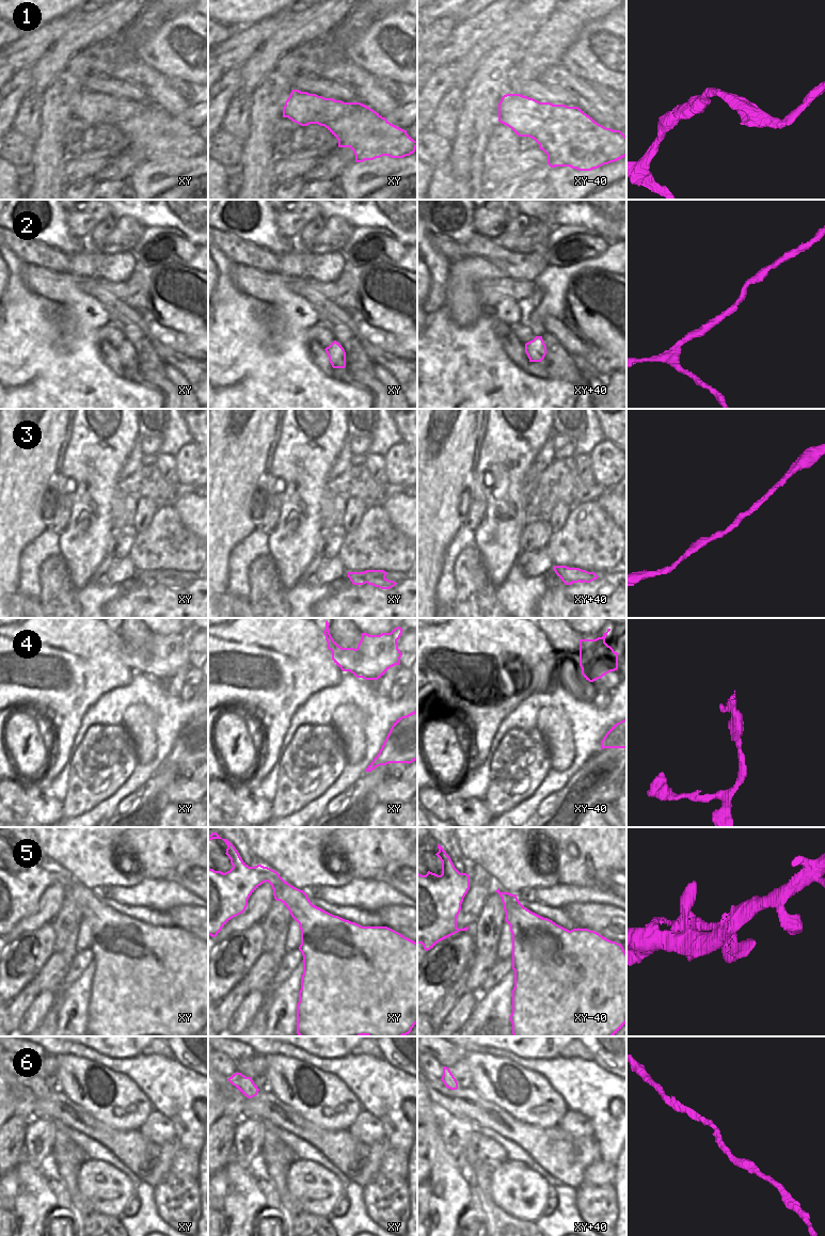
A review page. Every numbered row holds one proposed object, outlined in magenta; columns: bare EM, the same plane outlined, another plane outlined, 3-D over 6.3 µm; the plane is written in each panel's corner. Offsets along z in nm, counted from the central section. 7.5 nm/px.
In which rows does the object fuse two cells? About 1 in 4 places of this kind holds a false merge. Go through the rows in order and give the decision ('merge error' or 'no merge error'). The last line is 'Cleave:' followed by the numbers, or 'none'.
1: no merge error
2: no merge error
3: no merge error
4: merge error
5: no merge error
6: no merge error
Cleave: 4

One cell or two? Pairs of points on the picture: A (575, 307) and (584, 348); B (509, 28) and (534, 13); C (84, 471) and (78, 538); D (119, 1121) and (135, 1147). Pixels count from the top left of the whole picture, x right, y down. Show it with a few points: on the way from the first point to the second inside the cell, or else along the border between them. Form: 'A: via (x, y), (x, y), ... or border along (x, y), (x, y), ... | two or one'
A: border along (587, 341), (607, 355) | two
B: via (516, 27), (527, 17) | one
C: via (84, 488), (84, 521) | one
D: border along (100, 1121), (115, 1129), (139, 1130) | two

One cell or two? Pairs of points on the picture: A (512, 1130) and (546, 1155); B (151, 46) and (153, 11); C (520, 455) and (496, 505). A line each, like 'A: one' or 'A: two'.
A: one
B: two
C: one

